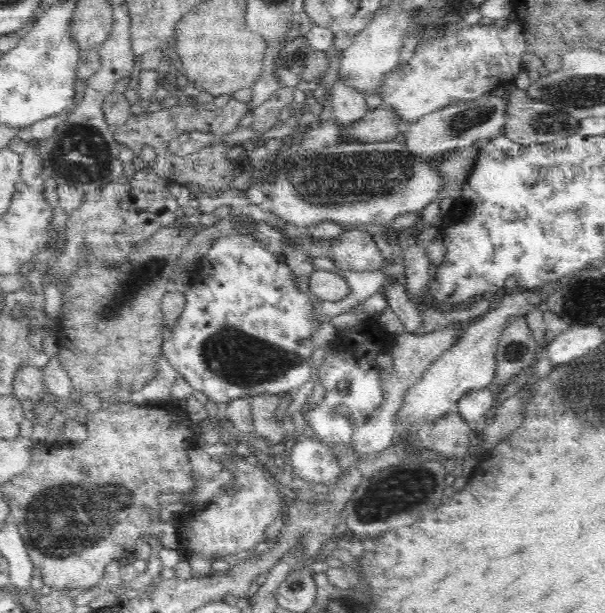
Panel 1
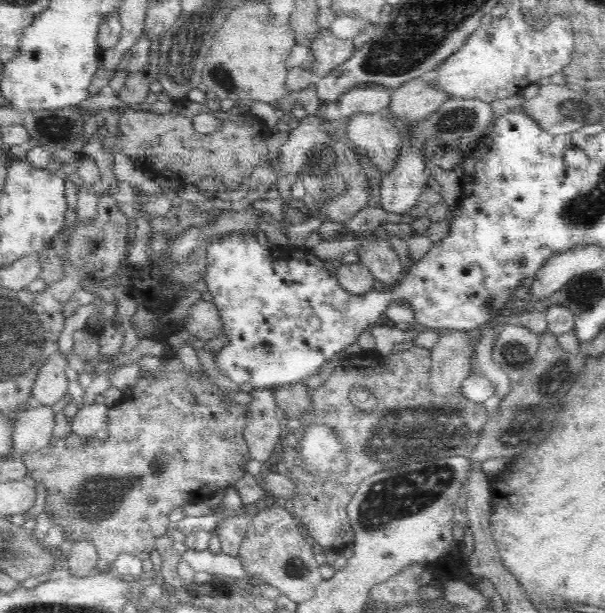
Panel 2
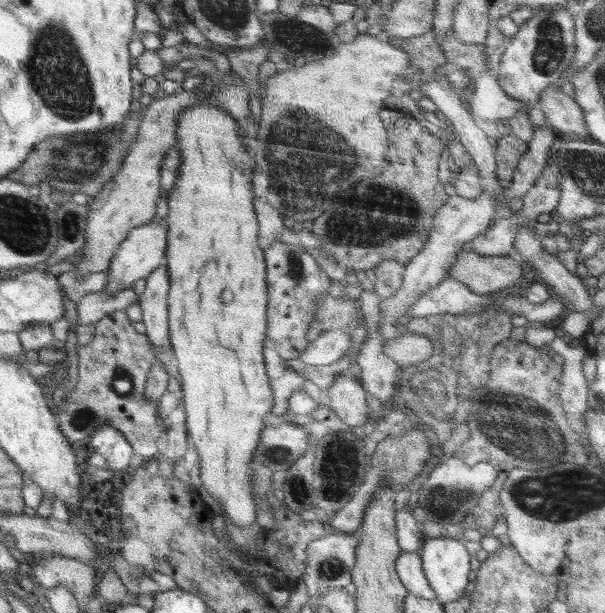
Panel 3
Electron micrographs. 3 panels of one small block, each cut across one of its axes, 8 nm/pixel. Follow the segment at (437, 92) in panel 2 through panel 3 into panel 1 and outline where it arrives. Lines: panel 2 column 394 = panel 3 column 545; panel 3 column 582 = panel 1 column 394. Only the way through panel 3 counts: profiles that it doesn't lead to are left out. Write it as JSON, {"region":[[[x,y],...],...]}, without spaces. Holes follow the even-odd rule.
{"region":[[[379,106],[369,110],[359,121],[344,126],[341,132],[343,142],[382,142],[398,139],[402,122],[397,120],[389,106]]]}

